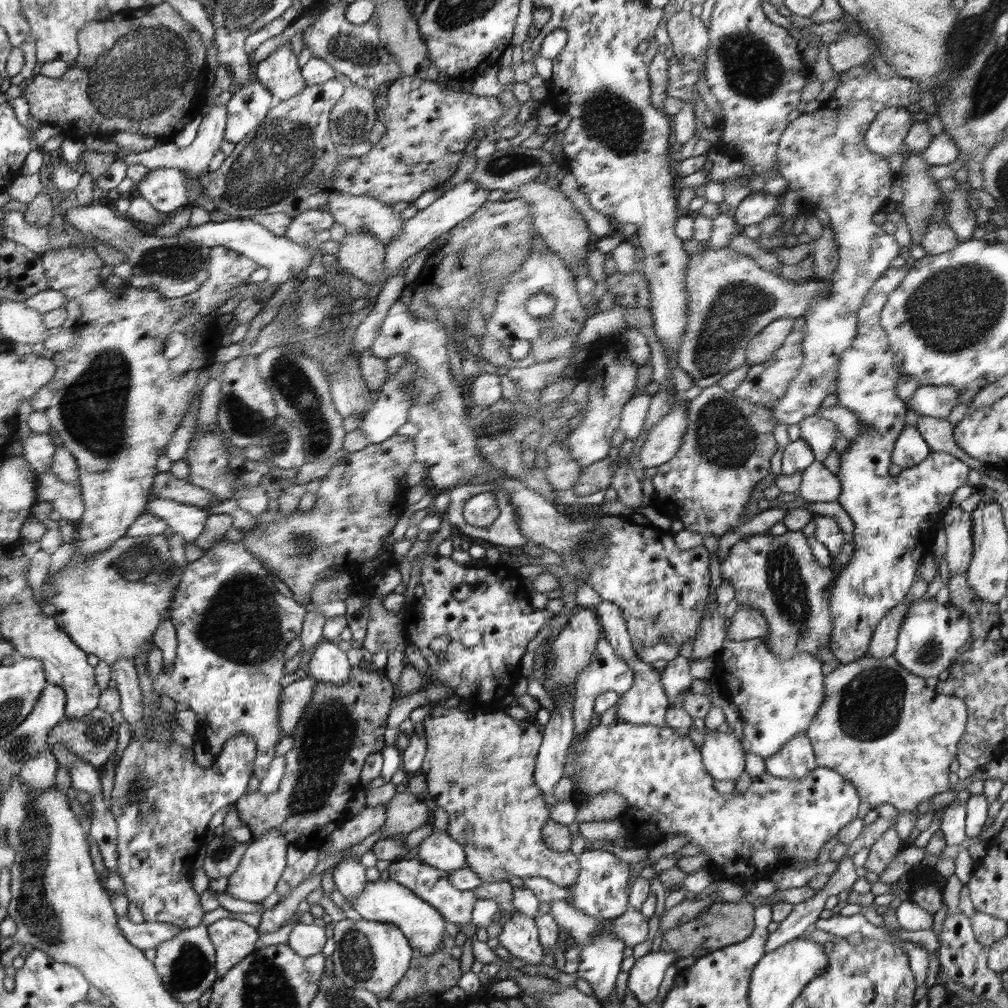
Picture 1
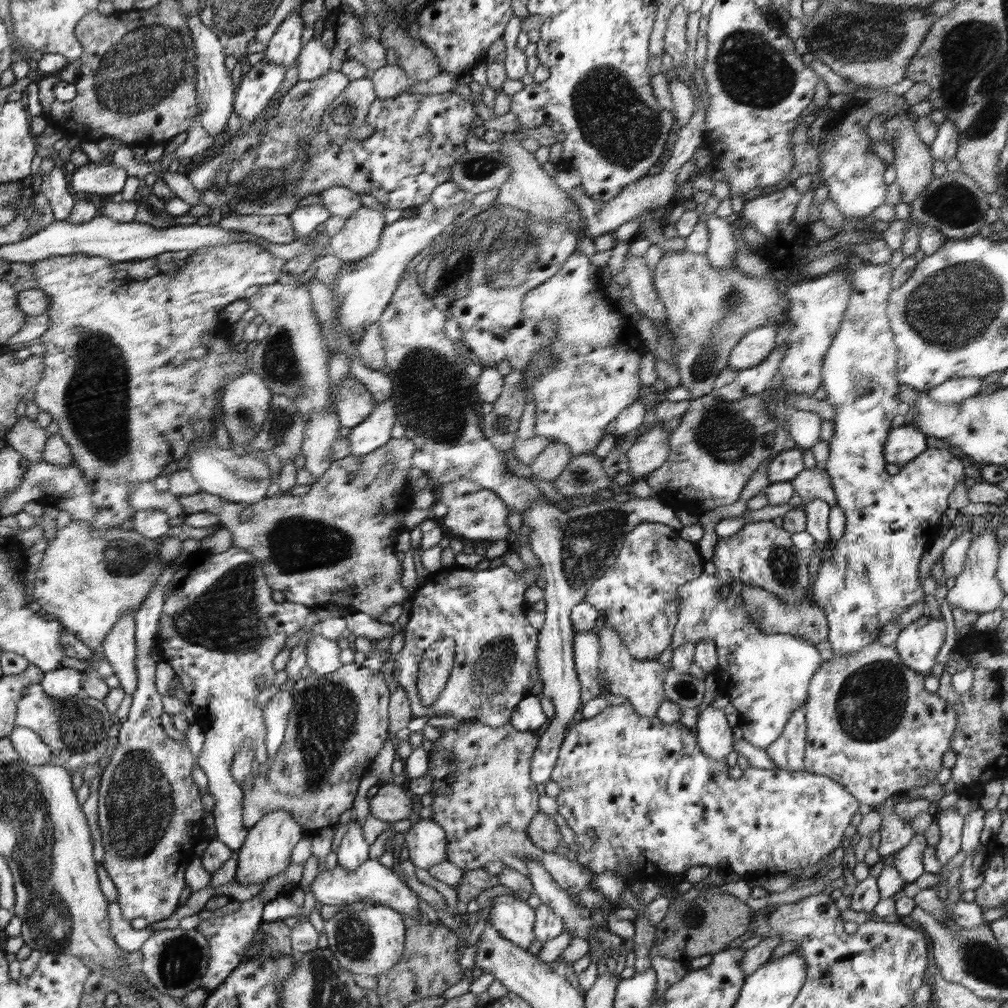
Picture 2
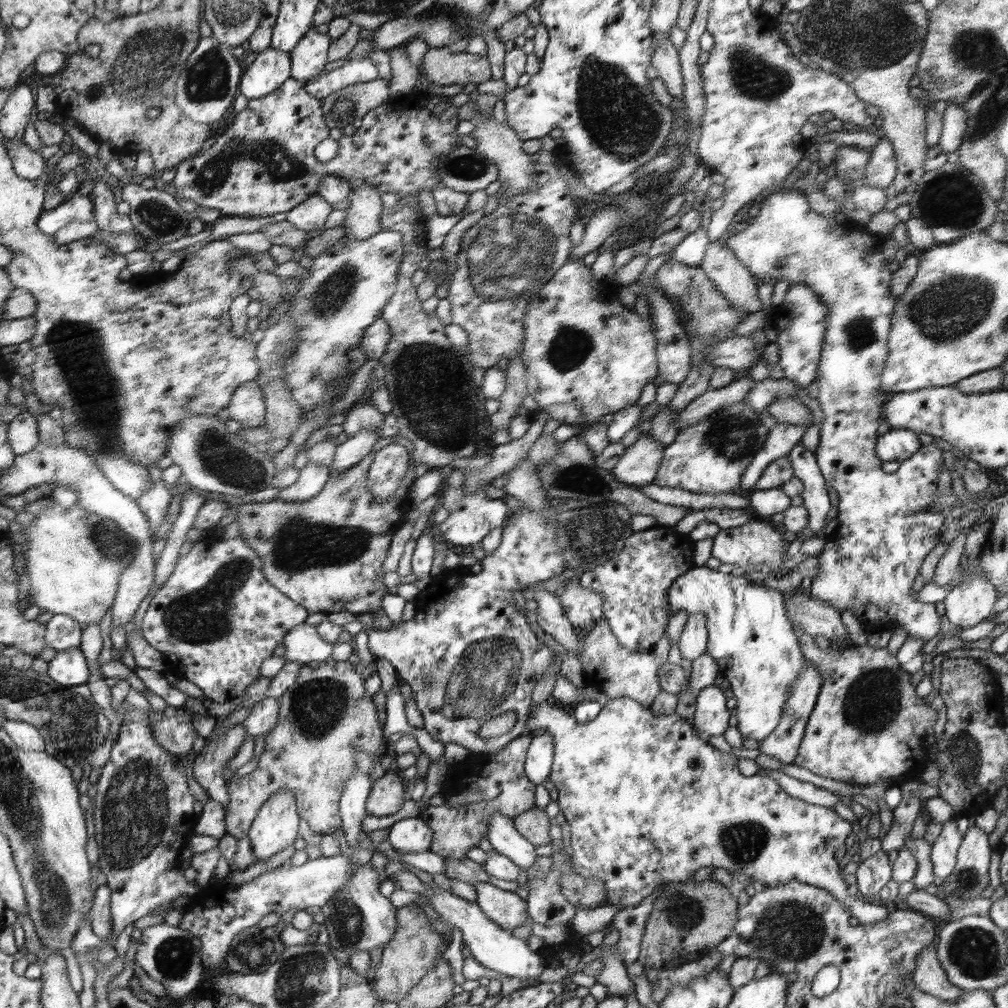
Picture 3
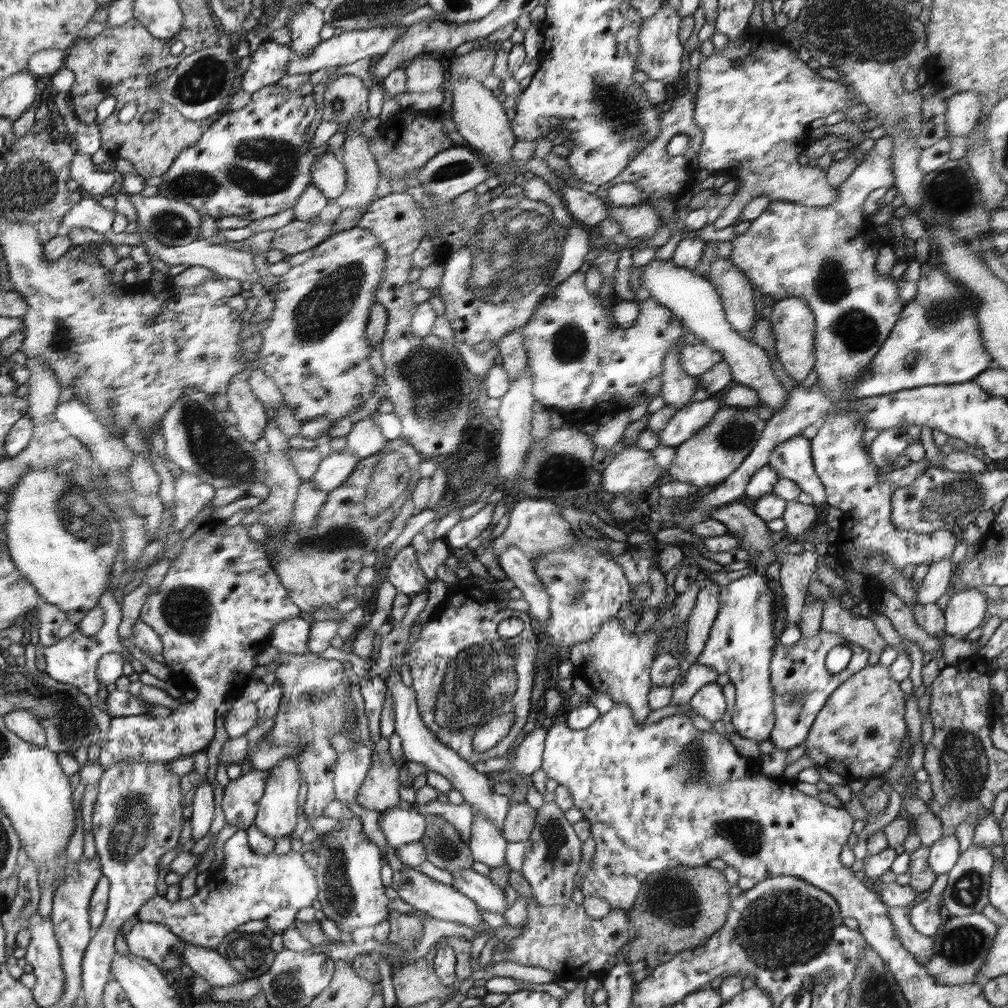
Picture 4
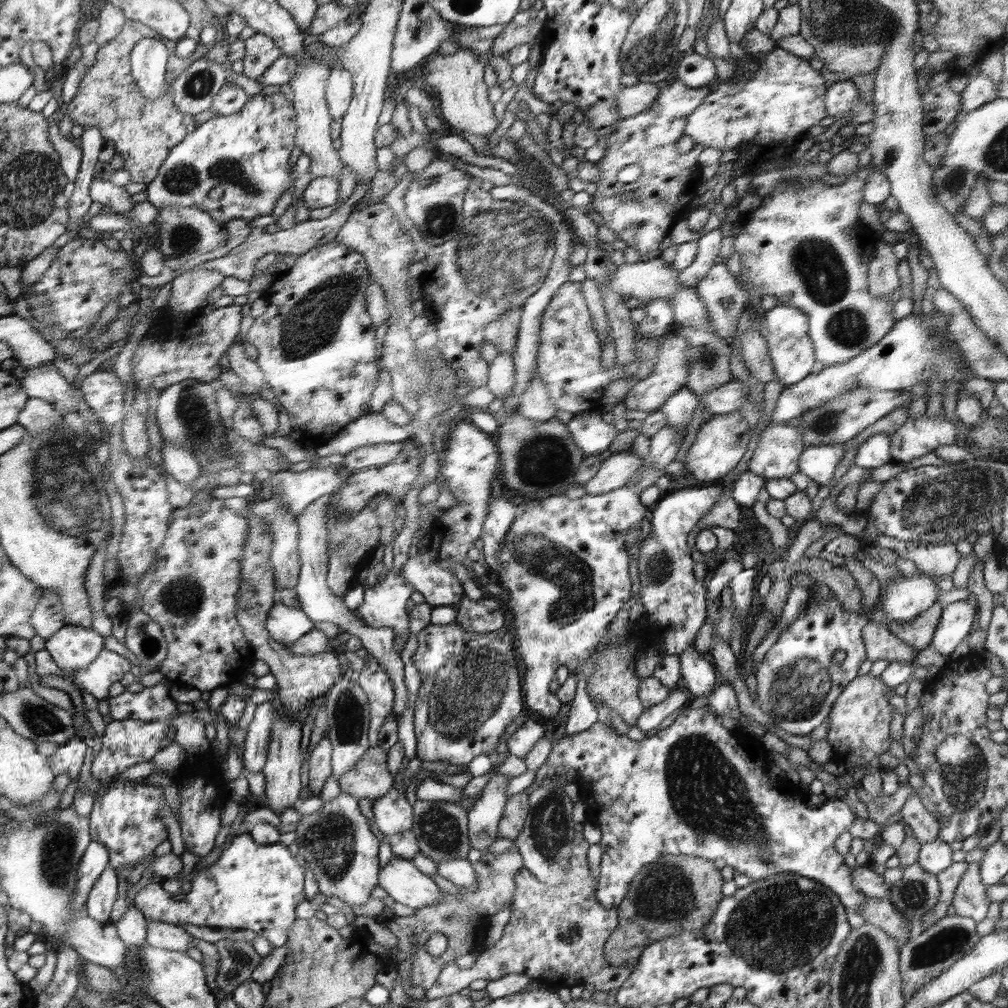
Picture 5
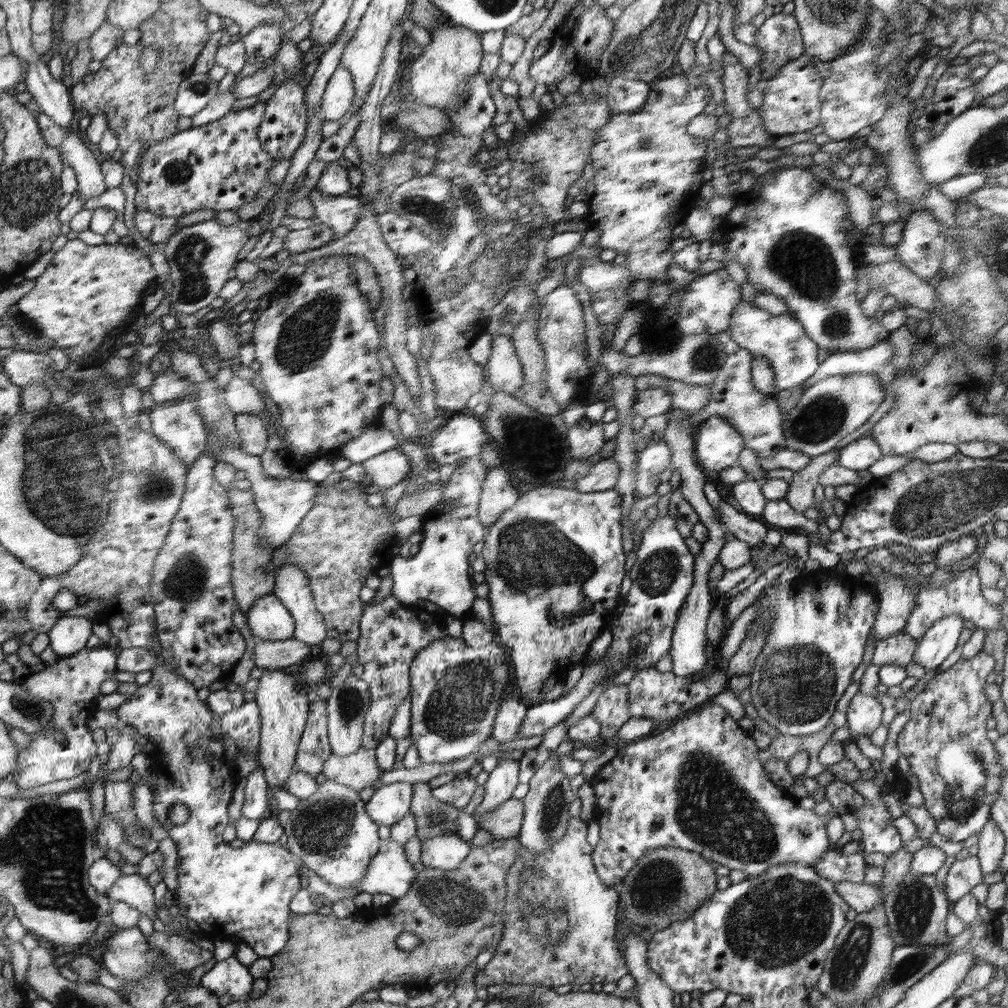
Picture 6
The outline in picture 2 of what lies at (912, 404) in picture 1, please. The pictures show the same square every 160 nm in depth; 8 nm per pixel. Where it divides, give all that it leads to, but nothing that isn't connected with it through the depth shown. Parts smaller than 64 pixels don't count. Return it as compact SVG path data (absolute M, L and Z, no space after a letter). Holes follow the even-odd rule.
M952 379L928 391L928 397L940 405L964 403L964 400L979 394L984 379Z

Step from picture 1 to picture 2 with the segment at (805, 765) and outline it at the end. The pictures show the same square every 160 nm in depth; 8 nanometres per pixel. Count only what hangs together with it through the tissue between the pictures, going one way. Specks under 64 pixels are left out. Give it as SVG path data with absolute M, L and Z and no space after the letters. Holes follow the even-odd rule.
M799 706L788 719L782 734L765 751L778 769L804 771L806 743L805 707Z

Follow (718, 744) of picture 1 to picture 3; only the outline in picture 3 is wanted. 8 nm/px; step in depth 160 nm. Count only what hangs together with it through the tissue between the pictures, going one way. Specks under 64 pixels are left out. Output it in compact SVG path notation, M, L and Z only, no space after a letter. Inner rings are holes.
M715 685L696 694L696 712L689 721L703 737L722 736L726 732L733 712L726 702L724 691Z

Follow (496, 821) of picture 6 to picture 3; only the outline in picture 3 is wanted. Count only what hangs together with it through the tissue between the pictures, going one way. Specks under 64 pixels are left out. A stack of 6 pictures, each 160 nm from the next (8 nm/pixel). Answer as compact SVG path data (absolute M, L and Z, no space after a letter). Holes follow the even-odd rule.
M536 806L513 819L516 831L524 836L534 848L550 843L551 823L552 820L548 818L546 811Z

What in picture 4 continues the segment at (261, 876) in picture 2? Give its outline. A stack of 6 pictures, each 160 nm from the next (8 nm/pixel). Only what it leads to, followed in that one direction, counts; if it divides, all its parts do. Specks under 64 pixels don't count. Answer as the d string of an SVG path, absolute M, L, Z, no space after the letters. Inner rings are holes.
M282 758L281 761L271 769L271 774L267 778L263 797L257 809L254 825L265 836L272 838L282 838L288 836L296 828L296 818L298 818L298 790L300 790L301 774L297 767L297 762L293 758Z

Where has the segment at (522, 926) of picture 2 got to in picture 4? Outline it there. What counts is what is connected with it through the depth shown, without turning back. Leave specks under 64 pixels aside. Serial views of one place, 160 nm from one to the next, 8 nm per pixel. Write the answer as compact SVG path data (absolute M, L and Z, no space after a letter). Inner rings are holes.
M466 869L452 873L454 883L452 886L461 894L468 896L482 910L503 914L506 909L505 890L495 886L489 877L482 876L473 869Z

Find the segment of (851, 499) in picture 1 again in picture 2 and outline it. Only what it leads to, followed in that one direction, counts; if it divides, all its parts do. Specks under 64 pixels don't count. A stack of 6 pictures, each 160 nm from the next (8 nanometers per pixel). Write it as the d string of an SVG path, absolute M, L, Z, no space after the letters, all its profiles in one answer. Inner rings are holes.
M848 244L838 248L834 253L844 254L844 260L846 263L842 263L853 284L853 291L851 292L849 303L845 312L845 319L842 321L840 328L838 329L837 334L835 334L833 343L824 357L822 364L822 388L828 394L826 402L832 404L834 407L834 435L829 443L829 457L826 463L824 470L829 474L830 480L832 481L832 488L834 488L834 494L837 499L837 506L839 506L845 514L845 531L844 535L839 540L831 542L832 550L834 553L831 557L822 559L820 564L820 569L816 577L812 580L811 585L811 600L814 601L824 612L828 621L828 636L827 642L830 643L833 654L852 654L853 652L858 652L862 650L865 646L868 646L874 643L879 636L880 629L896 615L900 616L906 609L909 609L916 603L925 604L925 614L928 615L930 609L927 607L927 604L924 600L924 591L922 590L922 583L919 582L918 578L918 569L920 564L920 559L922 554L928 550L928 547L933 543L935 538L940 537L943 534L941 518L944 512L949 510L948 497L950 493L954 490L956 485L960 484L963 480L966 479L964 474L964 464L962 461L952 454L947 449L938 449L938 448L926 448L922 454L919 454L900 467L899 473L896 475L890 475L886 471L887 462L883 457L883 448L888 439L888 434L890 434L892 428L891 424L894 418L900 414L902 407L899 400L899 390L901 386L899 385L898 378L896 378L896 366L897 366L897 354L898 350L894 344L893 332L891 331L889 320L887 319L887 306L889 301L890 293L893 291L893 284L891 283L891 278L893 277L893 269L884 264L874 265L867 260L857 258L852 249L856 244Z

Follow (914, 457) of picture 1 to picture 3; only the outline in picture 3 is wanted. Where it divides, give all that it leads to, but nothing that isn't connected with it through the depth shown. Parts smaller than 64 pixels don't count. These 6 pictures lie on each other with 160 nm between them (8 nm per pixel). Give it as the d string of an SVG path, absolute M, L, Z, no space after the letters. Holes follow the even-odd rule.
M890 429L876 440L877 455L883 462L904 462L920 450L918 435L904 429Z

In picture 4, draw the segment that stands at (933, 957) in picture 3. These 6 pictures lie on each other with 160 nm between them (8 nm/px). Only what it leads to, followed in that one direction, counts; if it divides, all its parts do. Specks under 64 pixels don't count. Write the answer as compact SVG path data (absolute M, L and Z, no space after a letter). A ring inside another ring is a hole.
M890 907L888 908L888 918L894 923L900 942L916 957L918 963L922 966L926 965L926 961L931 958L933 944L938 944L938 939L927 937L916 932L908 912L912 910L910 907Z

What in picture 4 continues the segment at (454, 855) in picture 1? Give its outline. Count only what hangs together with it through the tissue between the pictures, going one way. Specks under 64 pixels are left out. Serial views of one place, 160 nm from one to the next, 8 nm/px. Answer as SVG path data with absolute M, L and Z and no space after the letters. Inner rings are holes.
M395 806L384 812L380 817L380 827L388 845L393 849L420 841L424 837L427 822L425 816L418 811Z

